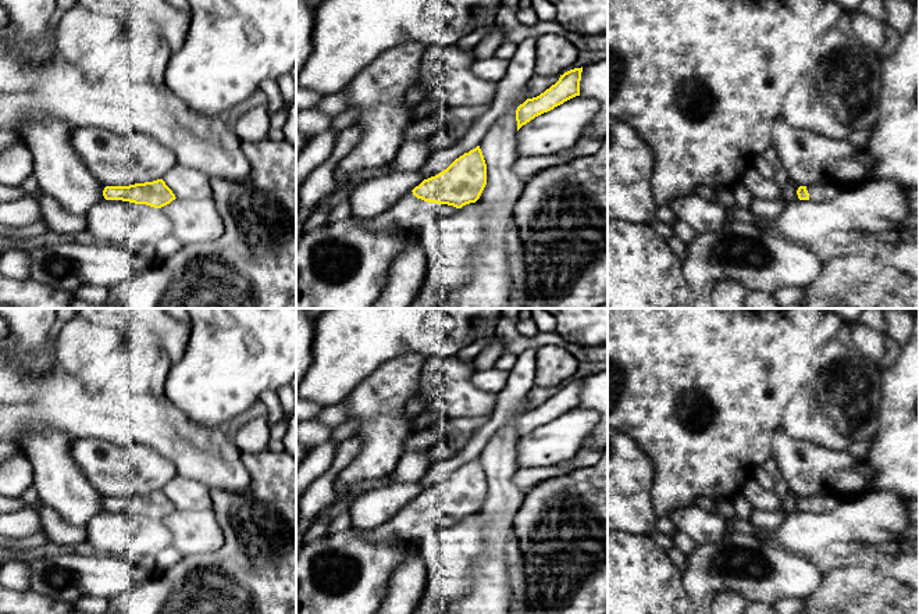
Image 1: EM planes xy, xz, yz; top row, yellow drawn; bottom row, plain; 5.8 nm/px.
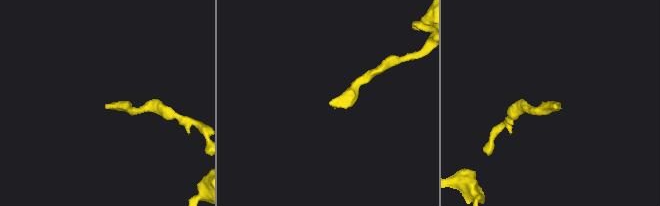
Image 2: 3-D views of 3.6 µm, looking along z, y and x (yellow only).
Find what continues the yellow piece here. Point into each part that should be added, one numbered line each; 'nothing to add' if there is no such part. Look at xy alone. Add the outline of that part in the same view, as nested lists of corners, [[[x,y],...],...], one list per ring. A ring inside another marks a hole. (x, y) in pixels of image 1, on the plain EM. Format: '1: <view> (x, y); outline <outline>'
nothing to add

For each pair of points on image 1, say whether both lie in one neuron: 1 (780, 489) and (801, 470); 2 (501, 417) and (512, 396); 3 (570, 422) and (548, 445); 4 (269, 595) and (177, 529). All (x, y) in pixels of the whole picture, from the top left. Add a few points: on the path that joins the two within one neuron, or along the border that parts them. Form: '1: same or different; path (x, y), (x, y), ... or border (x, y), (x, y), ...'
1: different; border (780, 475), (790, 491)
2: same; path (502, 411), (508, 402)
3: same; path (565, 428), (554, 439)
4: same; path (246, 573), (224, 550), (199, 536)

